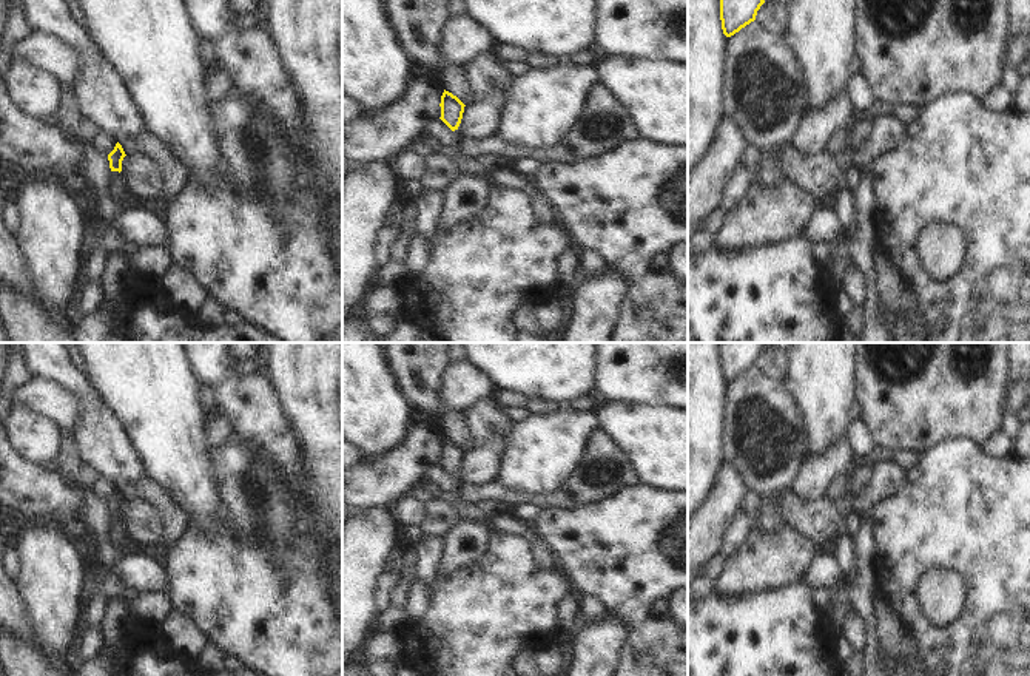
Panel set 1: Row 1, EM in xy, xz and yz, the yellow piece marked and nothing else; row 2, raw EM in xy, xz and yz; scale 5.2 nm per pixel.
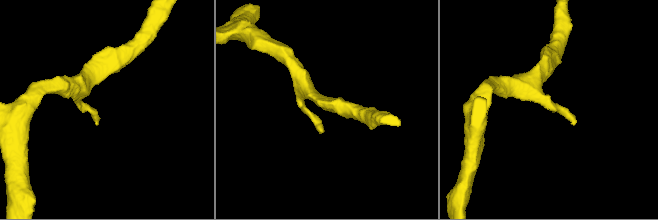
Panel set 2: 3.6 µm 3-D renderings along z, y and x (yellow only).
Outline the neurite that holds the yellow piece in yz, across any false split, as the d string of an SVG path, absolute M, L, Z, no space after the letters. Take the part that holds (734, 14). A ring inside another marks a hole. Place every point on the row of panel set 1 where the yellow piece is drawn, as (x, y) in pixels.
M720 0L722 29L726 37L756 20L765 0Z

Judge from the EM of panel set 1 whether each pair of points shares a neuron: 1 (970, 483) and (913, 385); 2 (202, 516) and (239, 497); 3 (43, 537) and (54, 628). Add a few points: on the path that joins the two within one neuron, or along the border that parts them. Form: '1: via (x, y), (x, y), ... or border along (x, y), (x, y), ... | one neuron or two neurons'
1: border along (978, 445), (964, 439), (942, 440), (921, 454) | two neurons
2: border along (215, 469), (215, 482), (230, 520) | two neurons
3: via (50, 561), (53, 605) | one neuron

